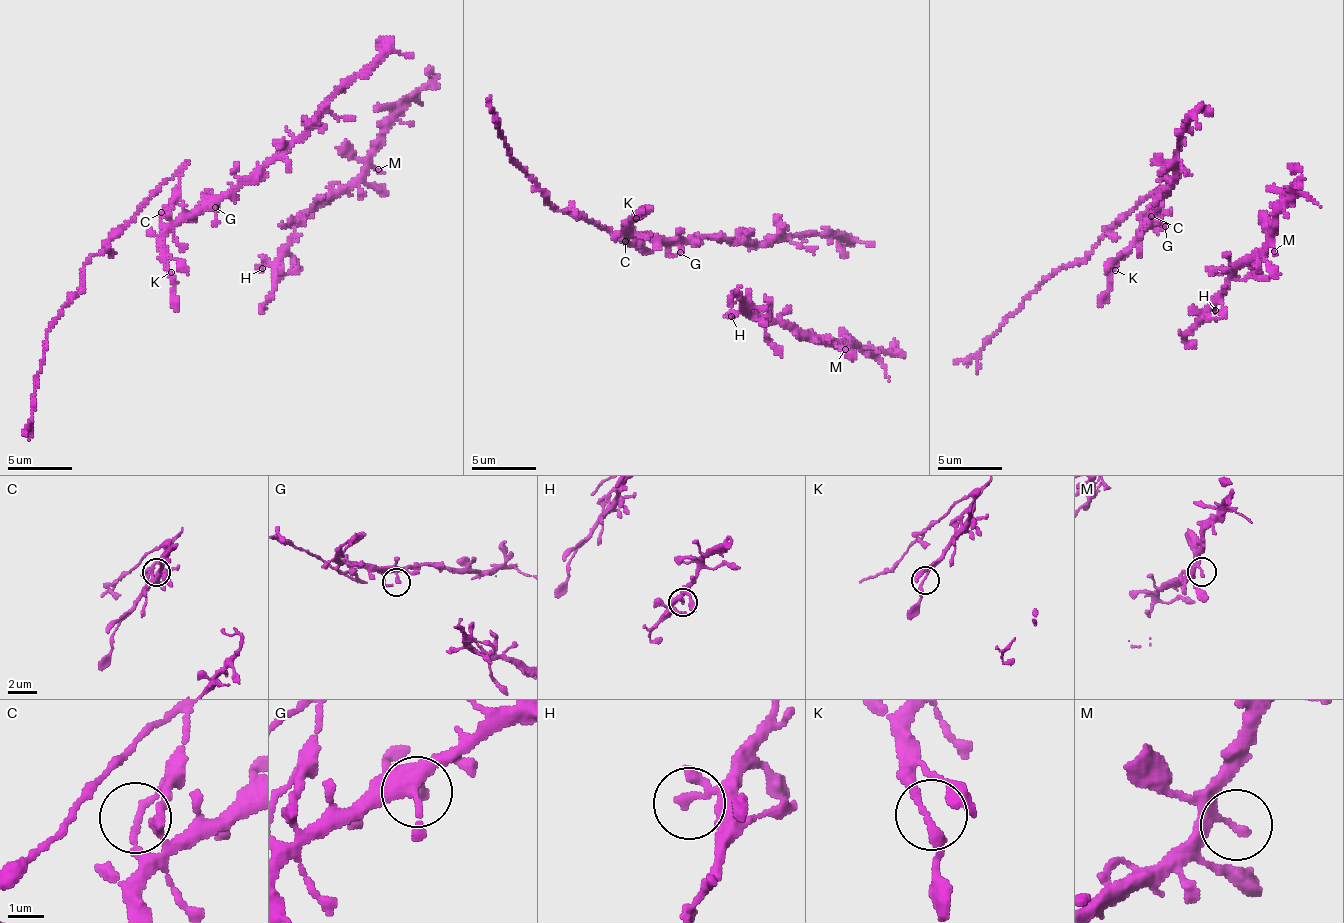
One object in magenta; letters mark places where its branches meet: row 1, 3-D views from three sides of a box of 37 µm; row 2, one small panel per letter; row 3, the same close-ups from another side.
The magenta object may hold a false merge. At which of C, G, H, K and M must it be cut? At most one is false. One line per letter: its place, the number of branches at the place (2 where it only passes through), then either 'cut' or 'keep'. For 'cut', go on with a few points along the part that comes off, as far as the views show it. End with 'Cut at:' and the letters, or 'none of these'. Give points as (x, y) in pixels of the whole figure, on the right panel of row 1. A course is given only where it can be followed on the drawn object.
C: place (1151, 216); branches 2; cut; course (1150, 217), (1167, 186), (1156, 191), (1099, 240), (1086, 256), (1039, 286), (984, 347), (954, 363)
G: place (1165, 226); branches 2; keep
H: place (1215, 310); branches 2; keep
K: place (1115, 270); branches 2; keep
M: place (1274, 251); branches 2; keep
Cut at: C

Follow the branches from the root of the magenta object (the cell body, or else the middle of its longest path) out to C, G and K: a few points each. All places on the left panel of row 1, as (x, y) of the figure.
C: (183, 208), (173, 201), (160, 213)
G: (183, 208), (189, 213), (202, 213), (215, 207)
K: (183, 208), (183, 217), (164, 239), (164, 261), (171, 272)

